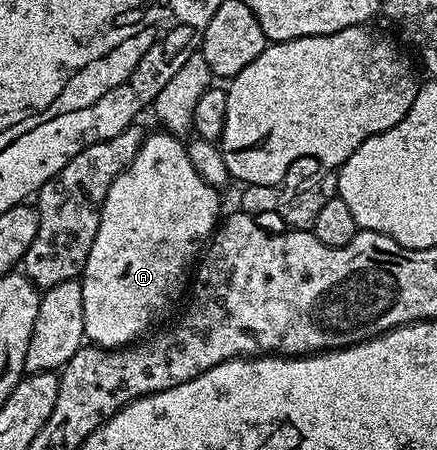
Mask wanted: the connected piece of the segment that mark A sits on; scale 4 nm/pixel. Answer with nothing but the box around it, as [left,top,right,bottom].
[81,132,220,348]

